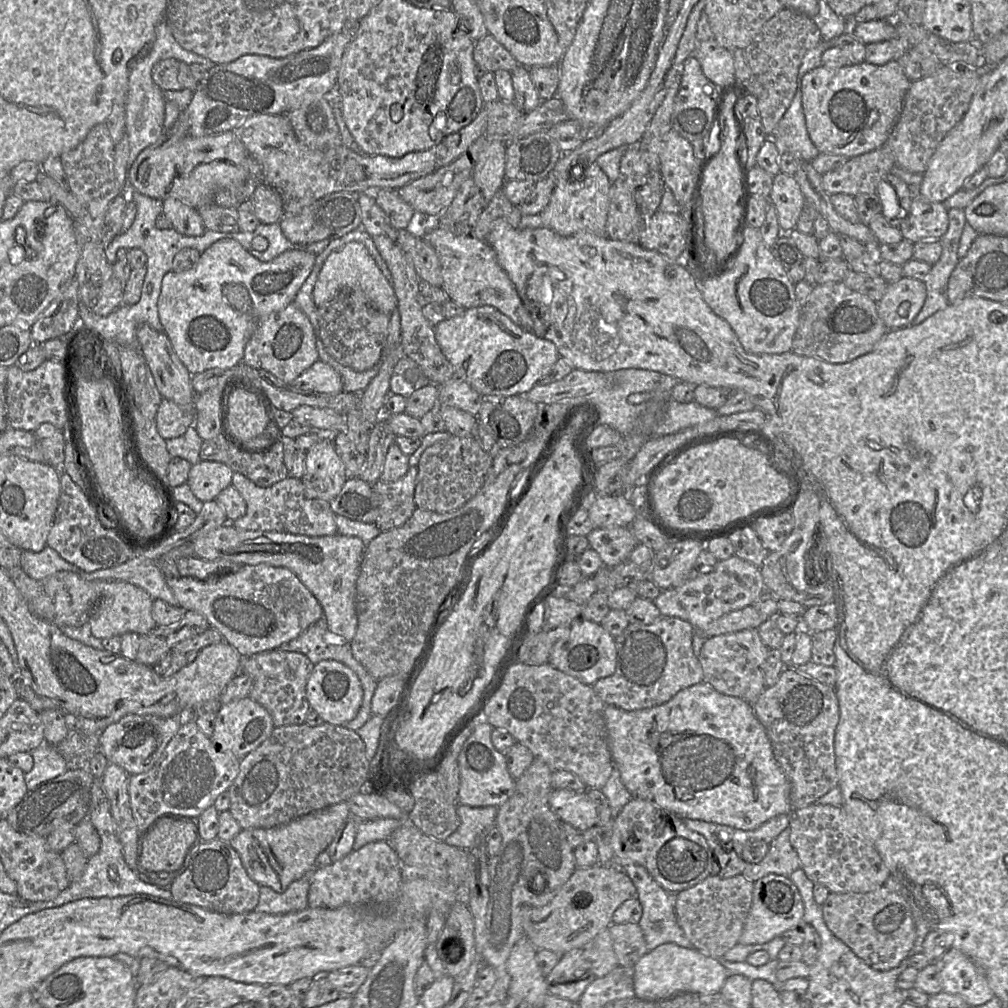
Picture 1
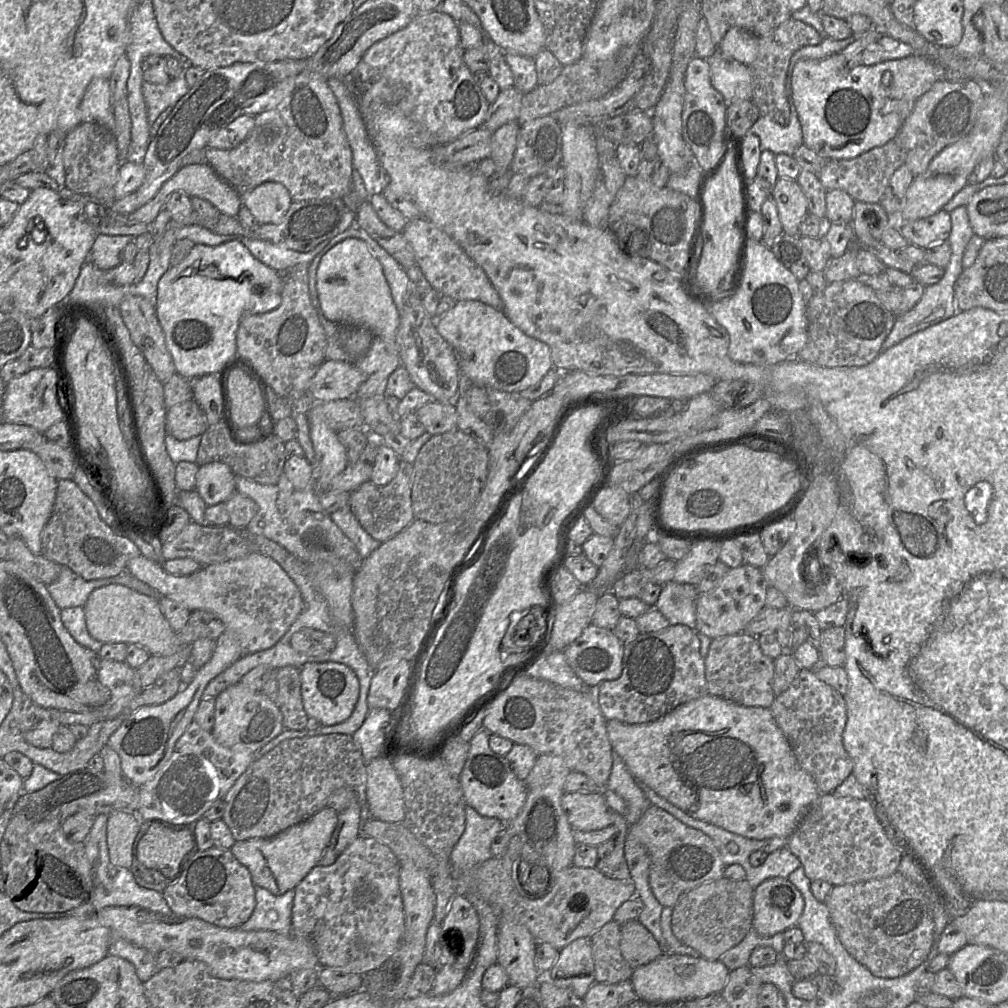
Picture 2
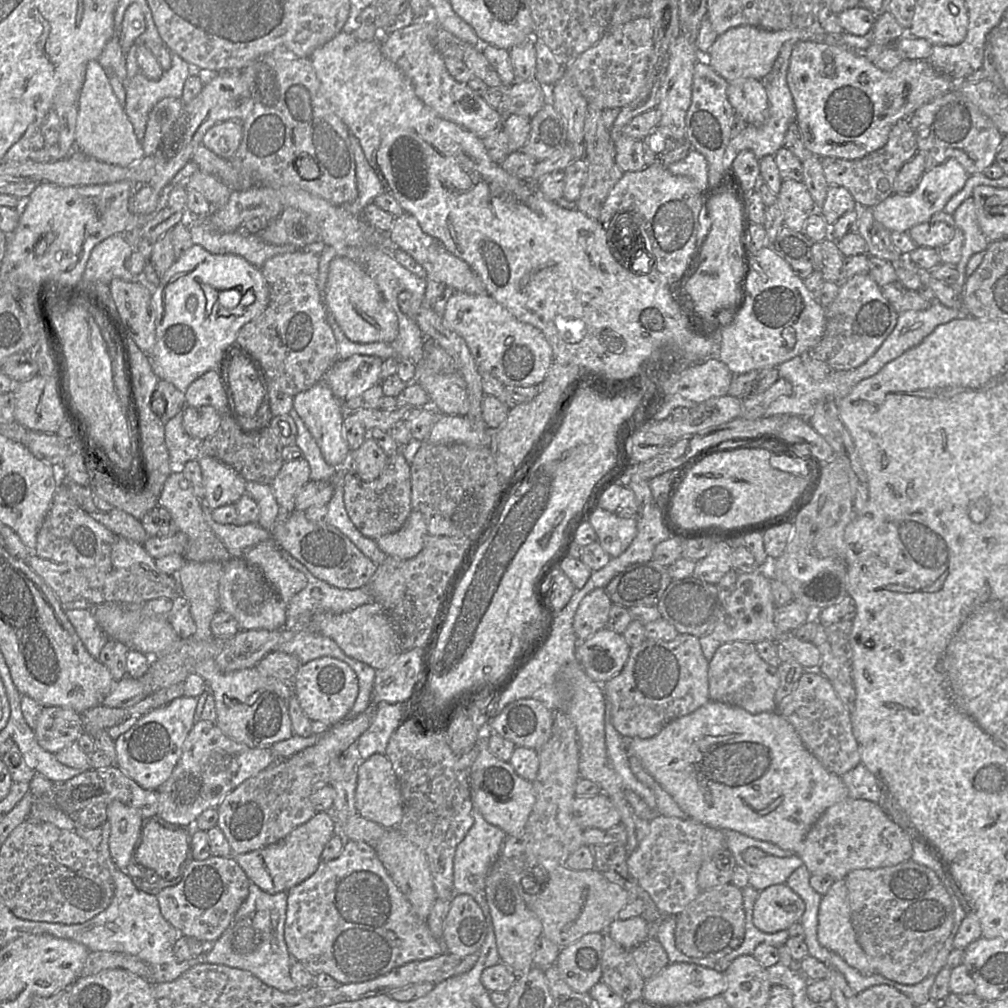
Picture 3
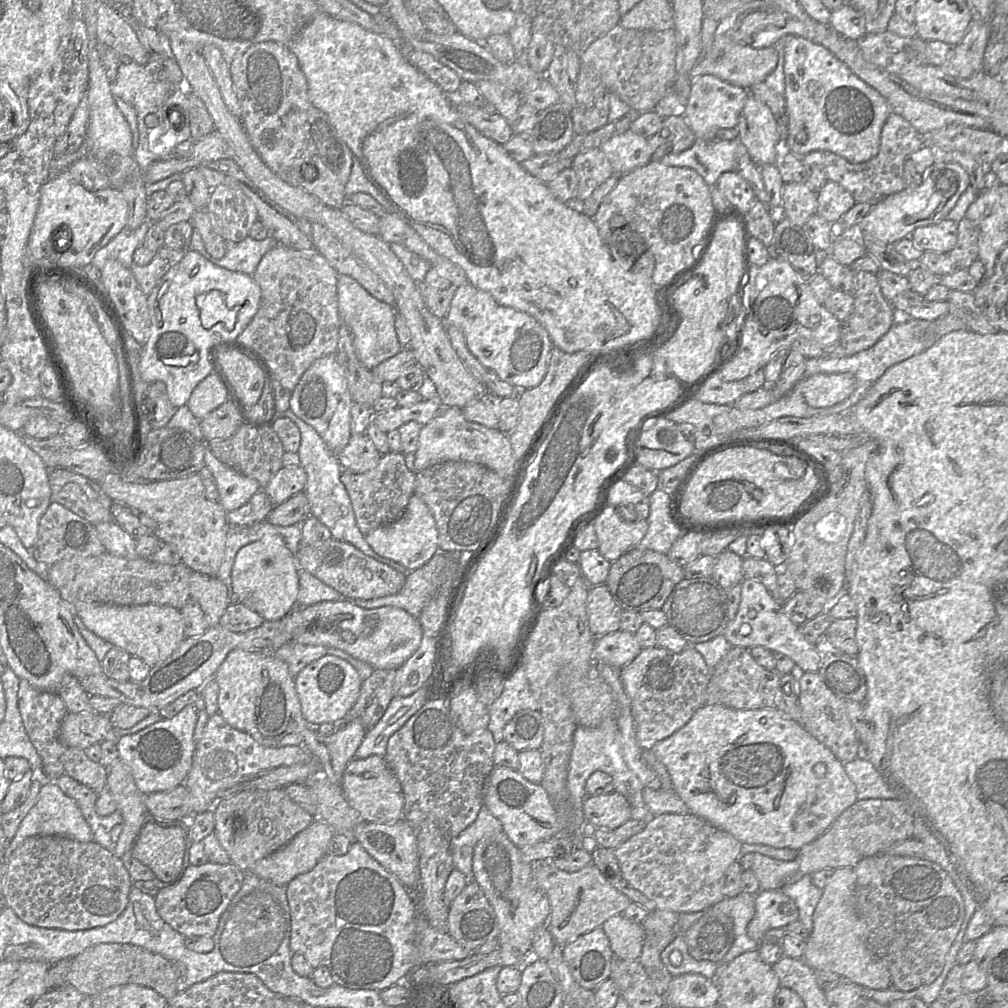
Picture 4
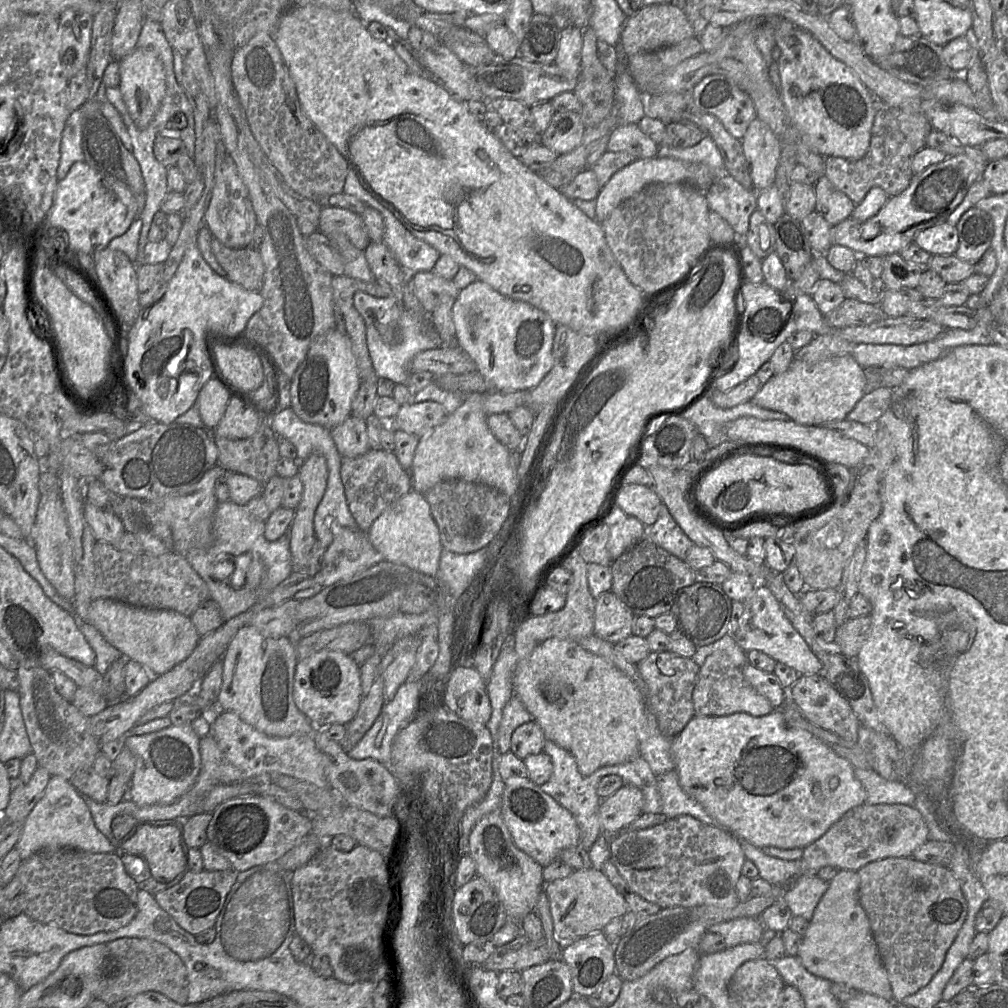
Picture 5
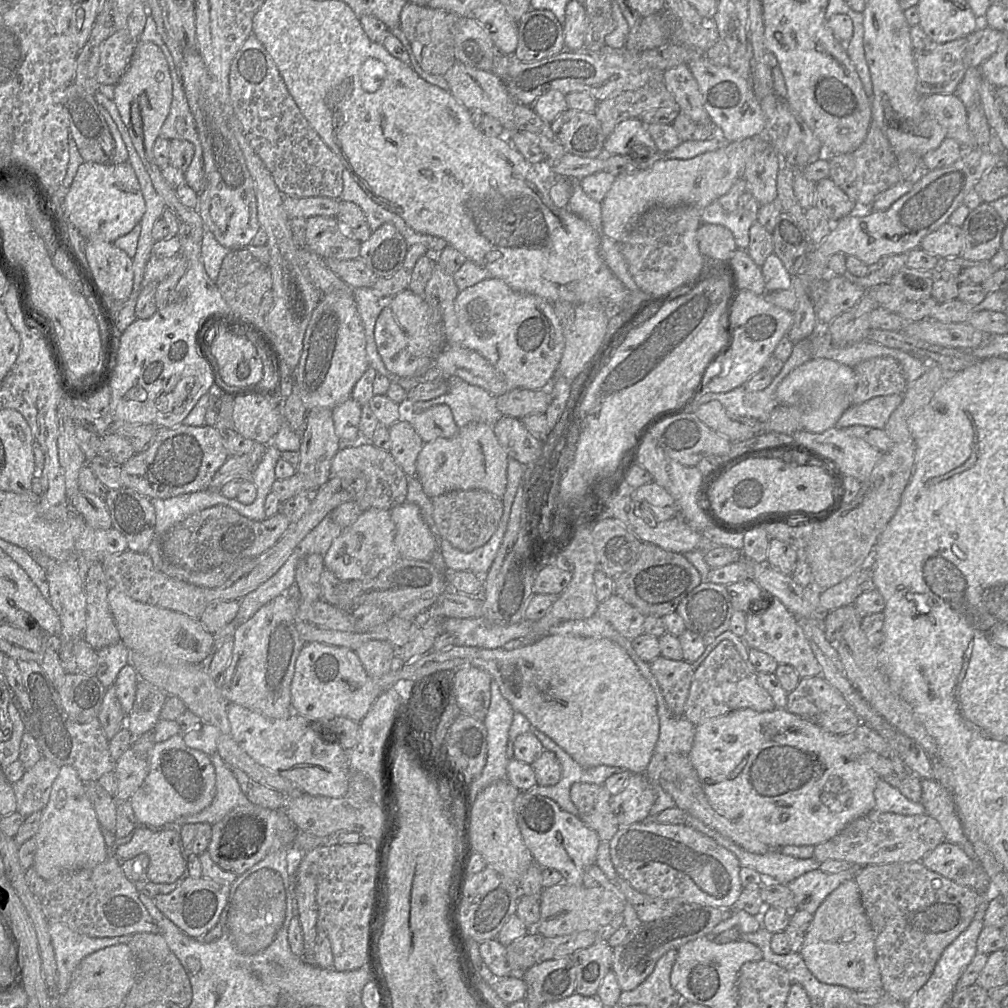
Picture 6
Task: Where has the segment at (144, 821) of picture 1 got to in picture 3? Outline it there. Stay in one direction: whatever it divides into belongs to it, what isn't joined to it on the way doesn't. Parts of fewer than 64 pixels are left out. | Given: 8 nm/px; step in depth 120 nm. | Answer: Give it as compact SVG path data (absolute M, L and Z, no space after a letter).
M198 720L188 733L180 759L170 777L157 789L157 817L193 827L196 818L208 808L216 808L225 796L242 782L277 761L271 747L252 748L226 736L214 722Z

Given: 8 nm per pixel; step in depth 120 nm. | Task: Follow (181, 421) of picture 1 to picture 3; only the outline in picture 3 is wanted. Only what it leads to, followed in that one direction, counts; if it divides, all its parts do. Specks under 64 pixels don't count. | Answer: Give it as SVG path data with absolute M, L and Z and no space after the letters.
M186 406L183 409L184 430L190 436L204 440L218 430L222 415L212 406Z

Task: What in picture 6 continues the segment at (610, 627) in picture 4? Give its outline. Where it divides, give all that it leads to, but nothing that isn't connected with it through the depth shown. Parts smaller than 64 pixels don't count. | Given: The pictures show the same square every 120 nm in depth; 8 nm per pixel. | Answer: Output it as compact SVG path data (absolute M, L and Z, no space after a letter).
M616 594L598 603L596 614L629 640L643 634L646 617Z

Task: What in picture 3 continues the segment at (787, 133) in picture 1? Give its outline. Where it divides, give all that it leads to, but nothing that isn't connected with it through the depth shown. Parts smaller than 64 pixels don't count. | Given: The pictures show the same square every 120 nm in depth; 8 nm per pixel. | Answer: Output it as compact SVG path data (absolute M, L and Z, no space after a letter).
M789 39L779 52L771 72L762 80L767 93L769 108L766 121L760 126L747 124L746 128L735 138L732 138L725 149L723 155L723 165L725 169L732 165L737 155L743 150L750 150L758 160L766 155L775 155L778 149L784 146L784 139L790 124L796 121L796 111L791 93L787 85L787 71L793 46L800 40Z

